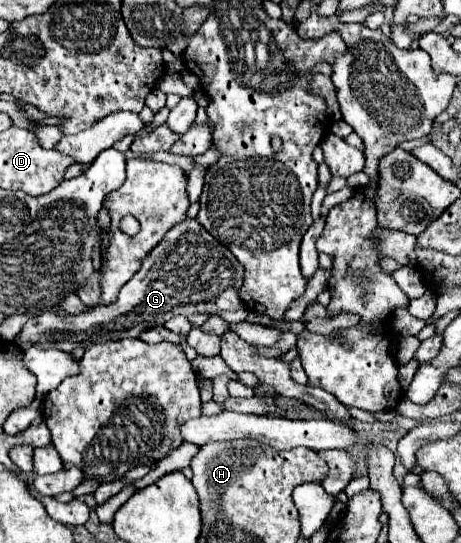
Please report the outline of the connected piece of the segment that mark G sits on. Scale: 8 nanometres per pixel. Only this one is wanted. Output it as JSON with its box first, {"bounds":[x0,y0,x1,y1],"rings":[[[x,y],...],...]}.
{"bounds":[19,218,249,352],"rings":[[[185,218],[163,236],[163,242],[159,242],[151,254],[147,254],[135,276],[121,288],[115,302],[79,314],[67,314],[63,308],[43,312],[27,320],[19,340],[39,348],[73,352],[77,346],[89,348],[89,344],[109,342],[109,338],[139,338],[147,328],[163,326],[169,318],[179,314],[191,316],[195,312],[209,312],[219,314],[231,324],[245,322],[249,310],[237,294],[241,284],[243,266],[235,256],[195,218]]]}

